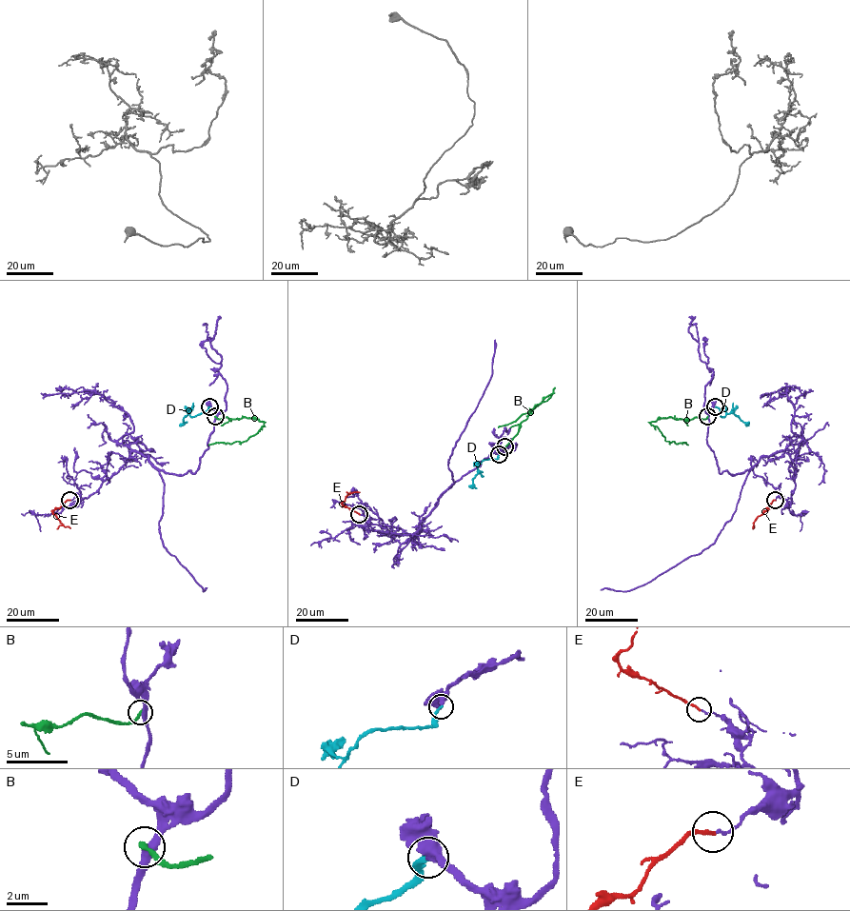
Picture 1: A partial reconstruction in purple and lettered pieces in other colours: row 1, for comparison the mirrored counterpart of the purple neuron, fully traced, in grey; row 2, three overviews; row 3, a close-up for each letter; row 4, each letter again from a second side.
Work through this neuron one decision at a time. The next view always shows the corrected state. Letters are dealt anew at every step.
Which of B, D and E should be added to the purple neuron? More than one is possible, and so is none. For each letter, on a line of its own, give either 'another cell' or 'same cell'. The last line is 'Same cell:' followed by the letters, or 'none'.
B: another cell
D: same cell
E: another cell
Same cell: D

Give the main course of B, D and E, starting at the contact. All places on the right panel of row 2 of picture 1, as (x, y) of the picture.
B: (707, 417), (692, 419), (660, 417), (650, 423), (666, 441), (687, 445)
D: (716, 406), (720, 408), (721, 416), (734, 413), (747, 425)
E: (775, 500), (758, 516), (753, 527)

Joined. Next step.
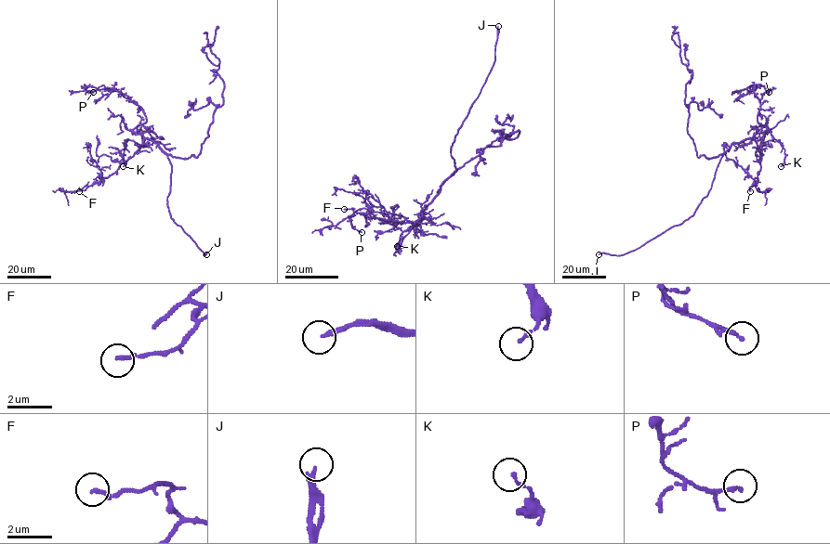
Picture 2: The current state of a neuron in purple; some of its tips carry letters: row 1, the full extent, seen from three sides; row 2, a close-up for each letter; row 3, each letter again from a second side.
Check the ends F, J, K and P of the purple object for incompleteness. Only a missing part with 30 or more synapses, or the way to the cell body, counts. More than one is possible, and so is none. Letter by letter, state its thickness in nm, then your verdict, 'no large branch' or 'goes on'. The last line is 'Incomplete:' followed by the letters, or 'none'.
F: calibre 170 nm; no large branch
J: calibre 200 nm; no large branch
K: calibre 150 nm; no large branch
P: calibre 170 nm; no large branch
Incomplete: none

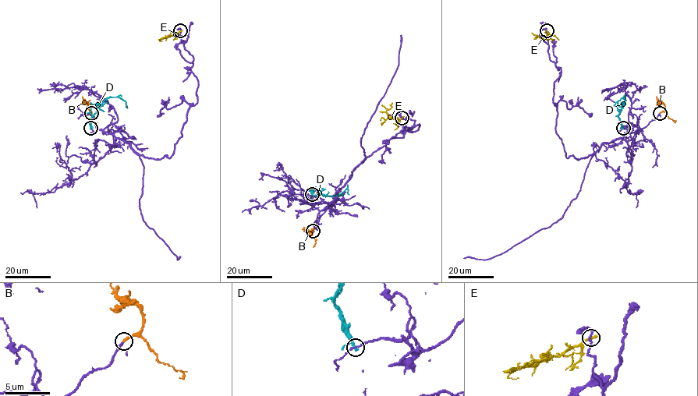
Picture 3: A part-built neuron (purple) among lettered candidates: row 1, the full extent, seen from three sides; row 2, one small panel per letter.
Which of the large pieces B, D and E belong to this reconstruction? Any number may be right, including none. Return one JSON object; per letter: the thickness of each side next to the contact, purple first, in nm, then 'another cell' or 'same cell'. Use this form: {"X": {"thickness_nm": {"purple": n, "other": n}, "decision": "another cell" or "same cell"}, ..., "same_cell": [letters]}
{"B": {"thickness_nm": {"purple": 150, "other": 220}, "decision": "same cell"}, "D": {"thickness_nm": {"purple": 150, "other": 220}, "decision": "another cell"}, "E": {"thickness_nm": {"purple": 180, "other": 280}, "decision": "another cell"}, "same_cell": ["B"]}

